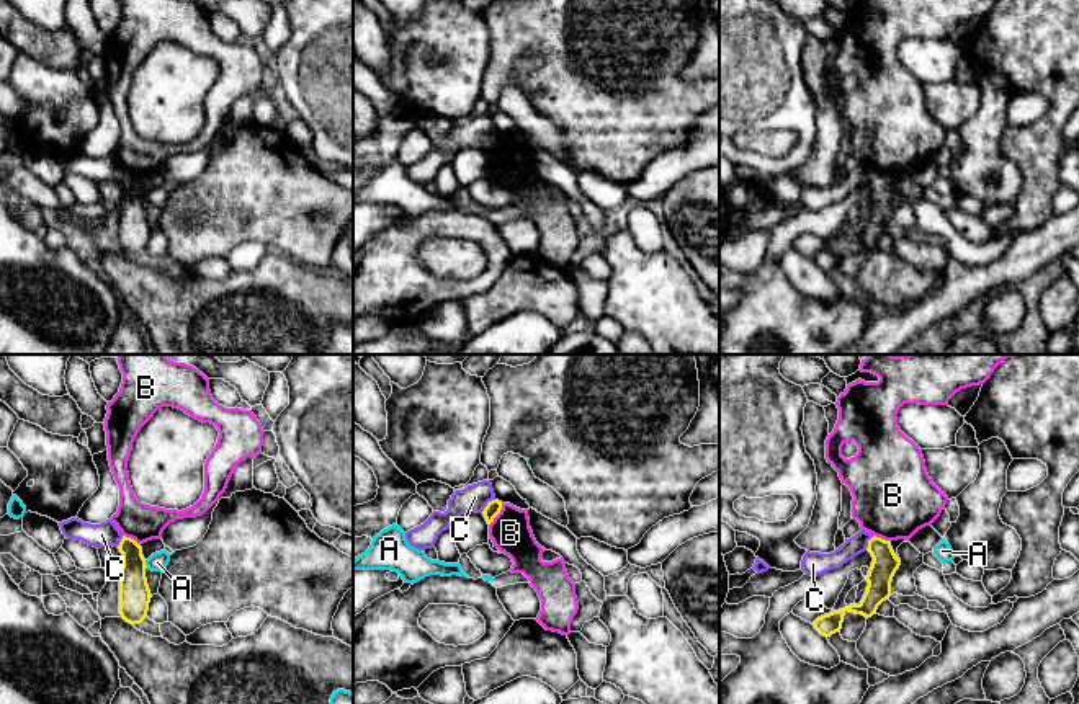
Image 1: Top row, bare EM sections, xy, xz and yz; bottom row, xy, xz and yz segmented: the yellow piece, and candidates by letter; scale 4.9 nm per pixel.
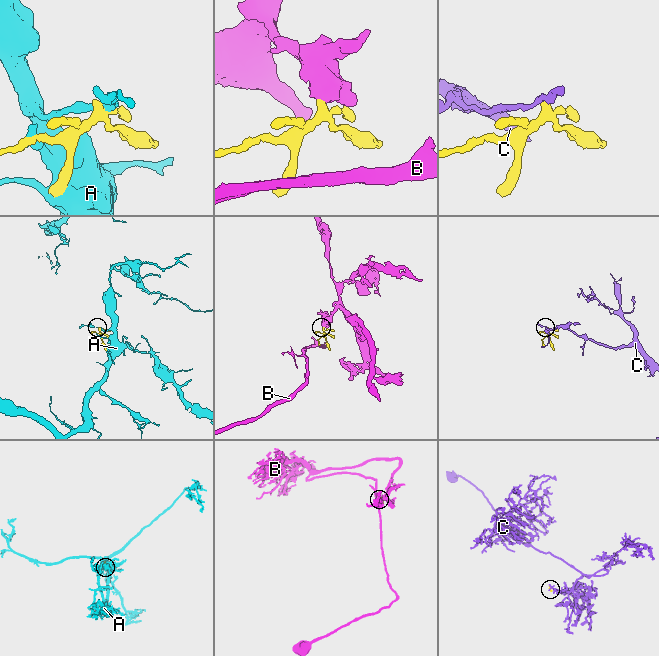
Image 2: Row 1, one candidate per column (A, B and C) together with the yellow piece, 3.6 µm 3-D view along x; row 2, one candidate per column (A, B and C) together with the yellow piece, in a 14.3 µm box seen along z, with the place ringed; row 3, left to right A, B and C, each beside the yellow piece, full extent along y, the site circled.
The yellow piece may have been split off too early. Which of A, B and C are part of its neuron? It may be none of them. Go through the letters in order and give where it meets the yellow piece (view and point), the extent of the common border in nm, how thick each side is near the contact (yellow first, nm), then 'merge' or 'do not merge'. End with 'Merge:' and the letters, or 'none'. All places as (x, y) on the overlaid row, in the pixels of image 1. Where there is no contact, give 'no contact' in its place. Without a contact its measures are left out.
A: xy (144, 564) | 40 nm | 160/100 nm | do not merge
B: xz (497, 513) | 130 nm | 70/200 nm | do not merge
C: xz (488, 505) | 100 nm | 70/130 nm | do not merge
Merge: none

